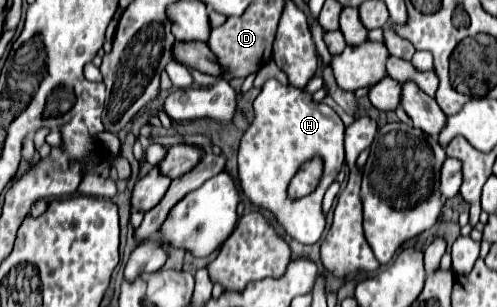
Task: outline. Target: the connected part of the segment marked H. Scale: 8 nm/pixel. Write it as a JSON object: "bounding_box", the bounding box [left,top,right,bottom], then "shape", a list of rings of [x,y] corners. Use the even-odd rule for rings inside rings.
{"bounding_box":[239,79,345,245],"shape":[[[269,79],[261,93],[255,99],[255,119],[249,125],[249,129],[245,131],[243,139],[241,139],[241,147],[239,147],[239,181],[241,187],[245,191],[245,195],[249,197],[249,201],[253,201],[257,207],[261,209],[269,209],[271,213],[275,213],[277,223],[287,231],[287,235],[291,235],[293,239],[305,243],[305,245],[313,245],[321,239],[321,233],[325,229],[325,213],[323,213],[323,195],[327,191],[327,187],[333,183],[333,179],[339,173],[339,167],[343,165],[343,131],[345,125],[341,121],[341,117],[325,103],[317,103],[313,101],[311,93],[307,91],[299,91],[297,87],[291,85],[281,85],[277,79]],[[319,157],[323,161],[323,177],[319,181],[319,185],[315,187],[313,193],[299,197],[299,199],[291,199],[287,189],[291,179],[295,177],[295,173],[299,171],[299,167],[311,159]]]}

